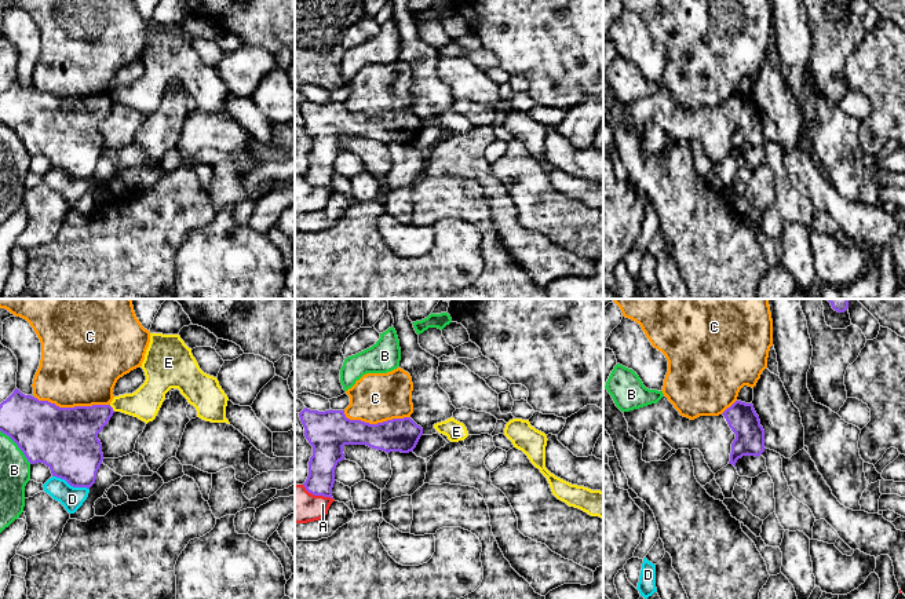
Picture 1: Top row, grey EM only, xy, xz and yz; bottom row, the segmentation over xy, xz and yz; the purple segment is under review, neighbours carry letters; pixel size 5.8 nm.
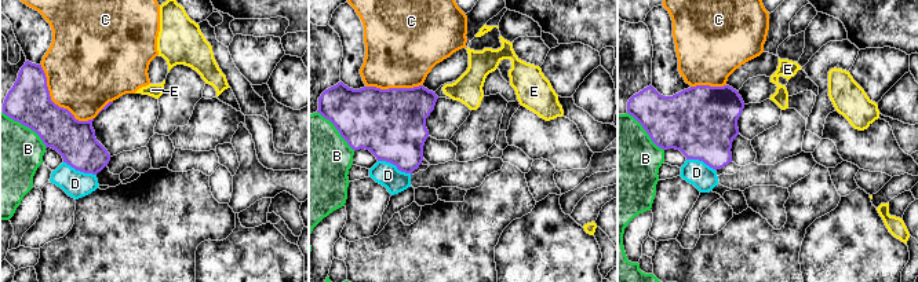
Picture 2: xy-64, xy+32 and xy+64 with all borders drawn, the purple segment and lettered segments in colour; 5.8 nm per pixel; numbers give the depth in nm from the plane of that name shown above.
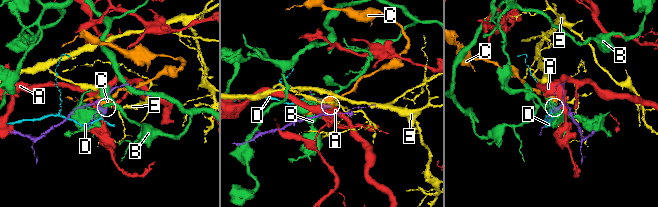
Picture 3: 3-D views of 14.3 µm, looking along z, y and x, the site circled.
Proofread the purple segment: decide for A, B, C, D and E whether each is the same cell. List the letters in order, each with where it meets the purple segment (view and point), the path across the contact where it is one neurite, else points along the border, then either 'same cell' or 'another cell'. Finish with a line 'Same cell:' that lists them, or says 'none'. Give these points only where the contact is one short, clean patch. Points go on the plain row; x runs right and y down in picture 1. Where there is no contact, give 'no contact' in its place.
A: contact xz (317, 186); another cell
B: contact xy (18, 138); another cell
C: contact xy (72, 99); another cell
D: contact xy (70, 176); another cell
E: contact xy (112, 99); border xy (109, 97), (115, 102); another cell
Same cell: none

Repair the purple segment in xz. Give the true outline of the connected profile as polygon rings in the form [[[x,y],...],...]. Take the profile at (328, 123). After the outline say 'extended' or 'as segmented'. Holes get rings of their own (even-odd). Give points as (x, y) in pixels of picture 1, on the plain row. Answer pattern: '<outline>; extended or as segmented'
[[[310,102],[299,105],[304,128],[313,138],[309,168],[303,178],[314,187],[332,189],[335,160],[344,151],[344,136],[366,136],[372,140],[409,145],[416,139],[423,120],[410,109],[393,110],[377,116],[350,112],[344,102]]]; as segmented

